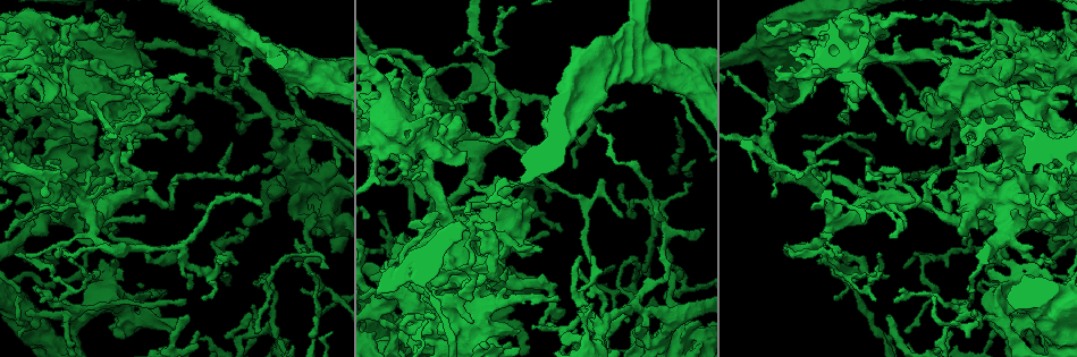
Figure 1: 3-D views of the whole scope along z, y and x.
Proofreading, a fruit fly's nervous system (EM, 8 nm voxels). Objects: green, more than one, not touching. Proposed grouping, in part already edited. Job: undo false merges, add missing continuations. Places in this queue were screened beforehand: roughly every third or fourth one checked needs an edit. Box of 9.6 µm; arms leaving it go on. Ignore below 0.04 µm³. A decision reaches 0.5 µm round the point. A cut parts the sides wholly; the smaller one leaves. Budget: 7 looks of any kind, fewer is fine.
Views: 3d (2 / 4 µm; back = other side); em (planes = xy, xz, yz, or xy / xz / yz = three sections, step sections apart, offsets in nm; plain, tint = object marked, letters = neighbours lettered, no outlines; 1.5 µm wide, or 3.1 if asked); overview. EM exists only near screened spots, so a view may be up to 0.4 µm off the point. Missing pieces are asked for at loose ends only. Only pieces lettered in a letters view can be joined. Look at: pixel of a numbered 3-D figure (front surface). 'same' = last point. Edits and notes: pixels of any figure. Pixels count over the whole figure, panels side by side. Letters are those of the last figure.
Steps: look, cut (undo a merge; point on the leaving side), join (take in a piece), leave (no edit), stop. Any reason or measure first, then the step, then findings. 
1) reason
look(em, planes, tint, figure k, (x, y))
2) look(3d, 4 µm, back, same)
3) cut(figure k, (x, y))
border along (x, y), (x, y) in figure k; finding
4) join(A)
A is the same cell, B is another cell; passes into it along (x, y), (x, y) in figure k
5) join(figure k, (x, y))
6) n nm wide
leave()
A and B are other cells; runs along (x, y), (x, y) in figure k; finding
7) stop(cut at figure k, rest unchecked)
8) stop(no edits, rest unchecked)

abrupt turn
look(3d, 4 µm, figure 1, (169, 202))

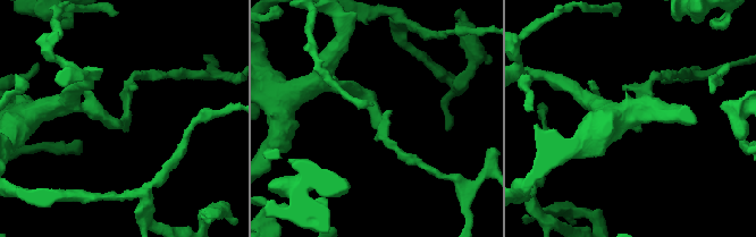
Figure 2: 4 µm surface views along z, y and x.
arms of 180, 200 nm; now the EM
look(em, planes, tint, figure 2, (120, 121))

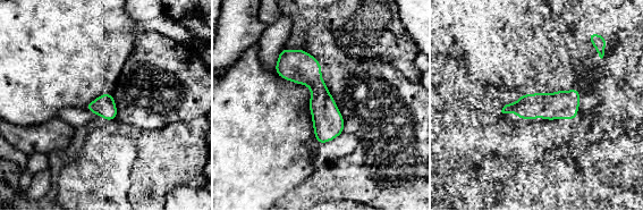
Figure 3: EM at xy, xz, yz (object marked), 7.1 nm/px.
what lies round it
look(em, planes, letters, same)

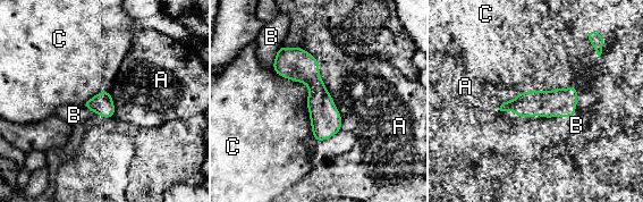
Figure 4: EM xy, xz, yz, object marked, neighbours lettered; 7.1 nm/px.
150 nm wide
leave()
A, B and C are other cells; continuous, no second cell

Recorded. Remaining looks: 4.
branch stops here
look(em, xy, step 4, tint, figure 1, (497, 175))

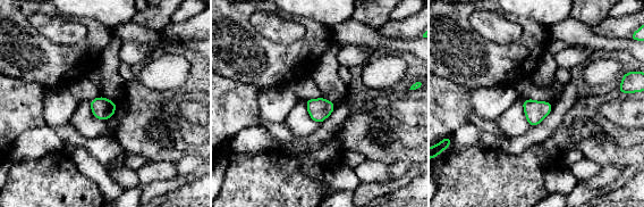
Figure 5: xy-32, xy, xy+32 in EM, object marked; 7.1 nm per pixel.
cut it another way
look(em, planes, letters, same)

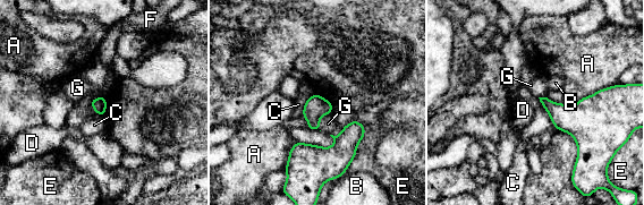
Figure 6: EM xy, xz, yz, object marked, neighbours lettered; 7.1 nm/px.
leave()
A, B, C, D, E, F and G are other cells; border along (89, 102), (95, 113) in figure 6; none of them fits

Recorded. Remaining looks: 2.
stop(no edits, rest unchecked)

